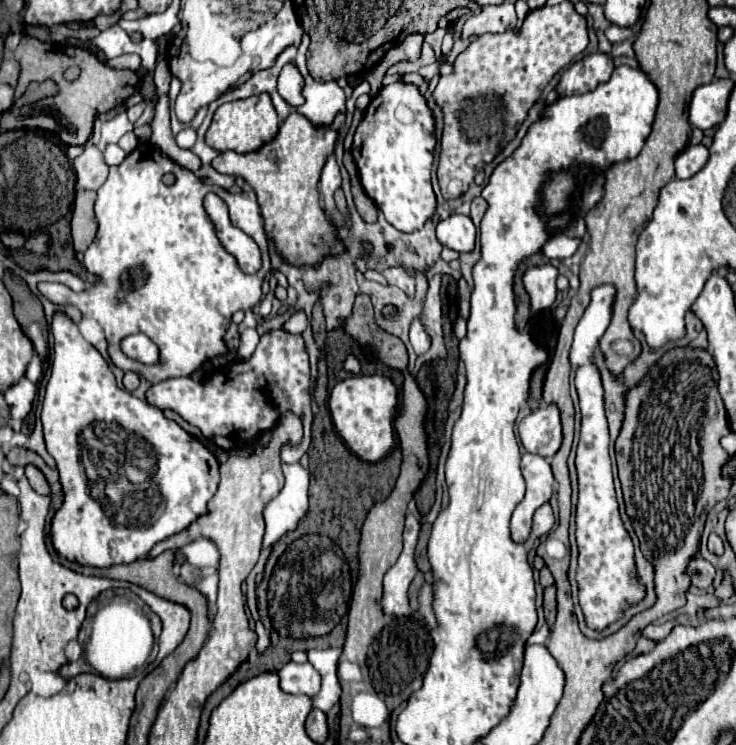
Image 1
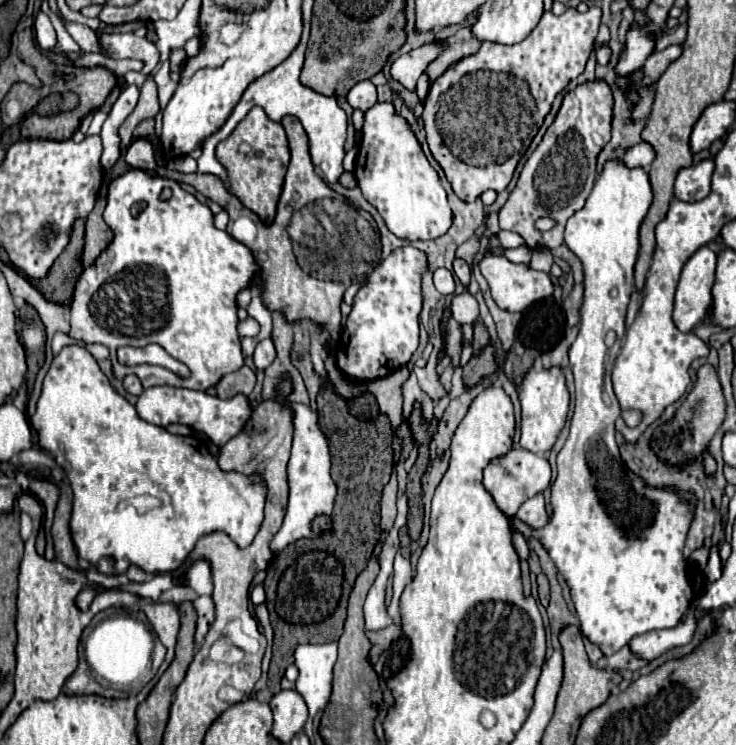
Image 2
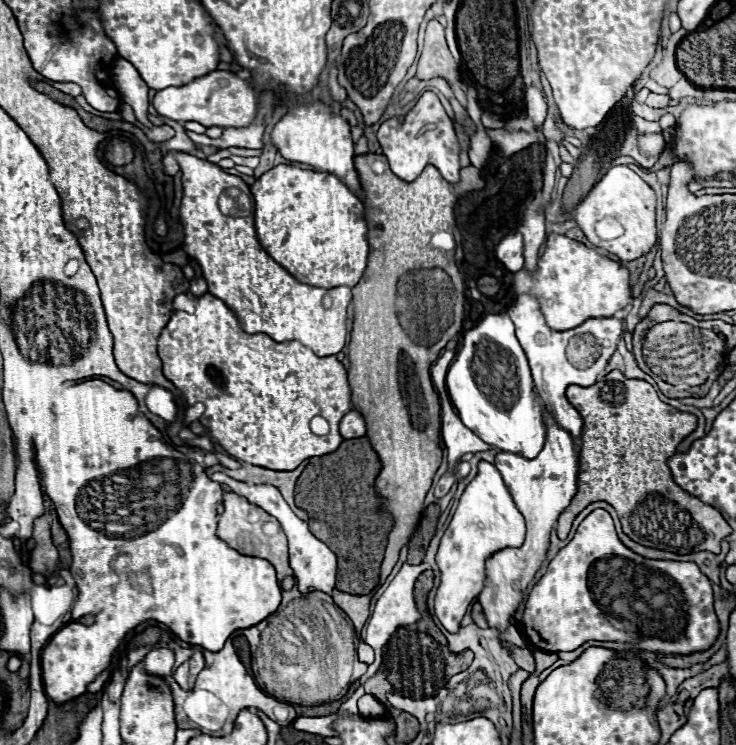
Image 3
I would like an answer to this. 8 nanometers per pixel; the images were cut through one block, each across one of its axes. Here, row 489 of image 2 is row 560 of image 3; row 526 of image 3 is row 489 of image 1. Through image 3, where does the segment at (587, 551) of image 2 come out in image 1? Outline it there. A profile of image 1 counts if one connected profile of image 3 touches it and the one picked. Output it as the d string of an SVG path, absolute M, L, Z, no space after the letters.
M600 284L592 290L592 300L580 318L574 342L570 348L570 364L574 366L574 386L580 398L582 426L580 442L576 448L576 474L578 474L578 504L576 504L576 542L578 542L578 600L586 618L586 626L592 630L604 630L608 624L620 620L624 612L646 598L646 588L638 582L638 570L634 562L634 544L620 518L618 500L612 482L610 468L610 436L604 412L604 388L600 370L594 364L598 342L604 336L616 298L612 284Z

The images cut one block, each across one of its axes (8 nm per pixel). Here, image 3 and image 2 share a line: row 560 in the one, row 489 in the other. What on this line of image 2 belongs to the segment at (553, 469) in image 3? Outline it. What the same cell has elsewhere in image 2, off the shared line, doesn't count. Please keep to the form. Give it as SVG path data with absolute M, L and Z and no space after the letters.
M524 448L510 450L508 454L494 458L486 468L484 468L484 486L492 494L496 506L506 514L514 516L518 508L532 496L540 494L544 488L550 484L550 464L544 456L528 452Z

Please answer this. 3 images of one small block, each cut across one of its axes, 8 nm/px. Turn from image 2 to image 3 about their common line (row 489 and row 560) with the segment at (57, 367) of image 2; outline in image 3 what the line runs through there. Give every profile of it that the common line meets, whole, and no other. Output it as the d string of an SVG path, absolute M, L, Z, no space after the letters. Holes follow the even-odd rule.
M88 380L88 382L80 382L80 384L71 384L68 382L62 383L60 386L54 386L52 390L48 390L46 394L42 394L40 398L32 398L36 402L30 402L30 416L32 416L32 442L34 442L34 448L36 448L36 464L38 464L38 470L40 470L40 478L42 478L42 488L44 488L44 494L52 500L54 508L56 508L56 514L58 514L58 520L60 524L64 526L66 534L68 534L68 540L70 540L70 550L72 550L72 564L70 564L70 572L76 580L76 588L78 588L78 598L76 598L74 606L71 610L71 617L73 620L78 620L84 614L92 614L96 618L96 622L92 626L82 626L82 624L68 624L64 626L62 630L58 630L58 634L54 634L54 638L50 638L50 642L46 644L46 650L42 650L42 678L44 678L44 686L46 686L46 692L48 696L56 702L56 704L62 704L62 702L68 702L80 694L86 692L86 686L102 672L110 666L110 660L112 660L112 654L116 652L118 644L122 642L122 638L132 630L136 628L138 624L142 622L148 622L148 620L156 620L156 622L162 622L166 624L180 640L188 642L188 644L194 644L194 646L202 646L210 652L218 652L224 642L228 640L228 636L238 630L238 628L250 628L250 626L256 626L258 622L262 622L264 618L268 618L270 614L274 614L280 606L280 586L278 586L278 580L276 580L276 570L270 562L266 562L264 558L252 558L252 556L244 556L244 554L238 554L234 548L230 548L226 542L222 542L218 536L216 536L216 506L218 502L222 502L222 488L218 486L218 482L212 482L204 468L186 458L182 452L174 450L172 446L168 446L166 442L162 442L162 434L150 424L150 420L138 412L138 402L136 398L128 392L128 390L116 390L114 386L102 382L102 380ZM118 508L126 508L130 510L130 514L140 514L144 512L144 516L150 512L150 518L148 522L156 522L158 526L152 530L152 532L146 532L138 538L132 538L132 540L120 540L120 538L108 538L104 534L100 534L98 530L94 530L90 524L92 520L104 520L100 518L102 514L114 514L118 512ZM140 570L148 570L150 574L150 580L152 580L152 592L144 592L144 590L138 590L130 584L128 580L128 574L130 572L140 572Z

